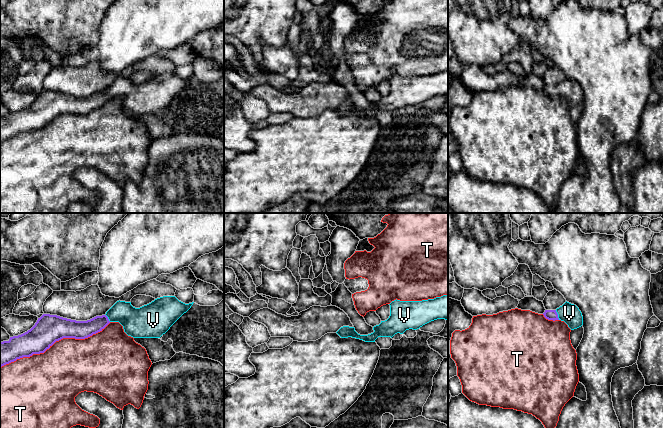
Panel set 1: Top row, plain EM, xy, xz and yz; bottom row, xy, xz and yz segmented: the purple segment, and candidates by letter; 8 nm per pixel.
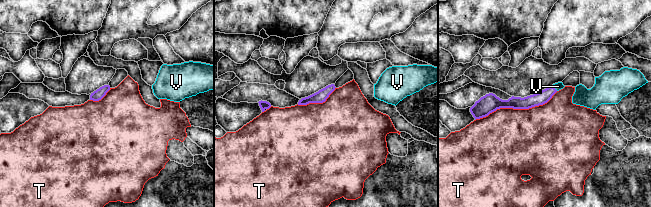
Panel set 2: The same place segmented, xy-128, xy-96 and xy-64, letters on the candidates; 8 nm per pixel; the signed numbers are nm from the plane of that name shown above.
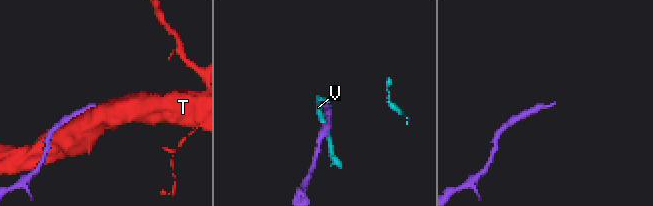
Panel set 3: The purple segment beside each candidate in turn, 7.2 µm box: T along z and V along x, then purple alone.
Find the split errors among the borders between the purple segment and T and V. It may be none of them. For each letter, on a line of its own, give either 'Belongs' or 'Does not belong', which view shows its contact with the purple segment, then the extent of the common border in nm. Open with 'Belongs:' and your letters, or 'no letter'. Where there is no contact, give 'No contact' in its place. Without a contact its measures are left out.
Belongs: V
T: Does not belong. Touches purple in xy. Shared border 950 nm
V: Belongs. Touches purple in yz. Shared border 90 nm

